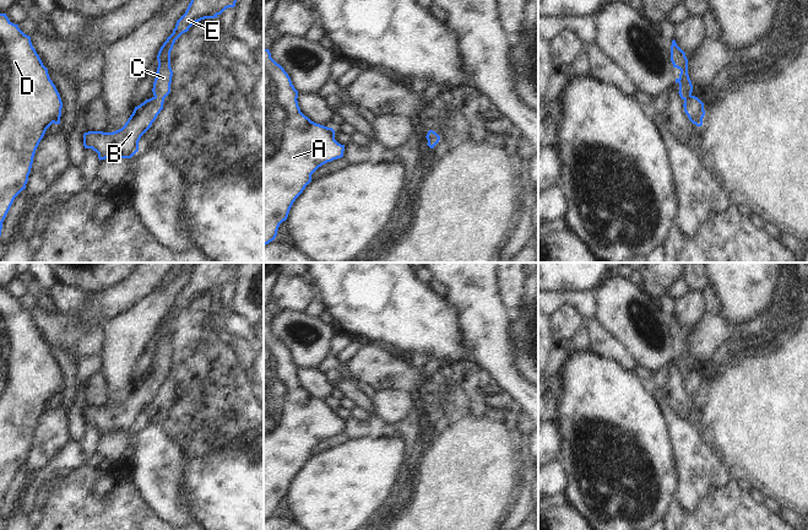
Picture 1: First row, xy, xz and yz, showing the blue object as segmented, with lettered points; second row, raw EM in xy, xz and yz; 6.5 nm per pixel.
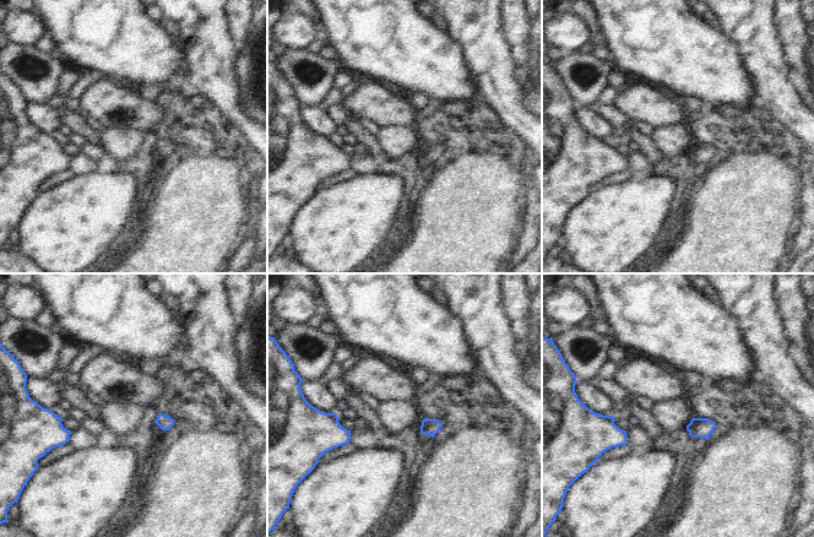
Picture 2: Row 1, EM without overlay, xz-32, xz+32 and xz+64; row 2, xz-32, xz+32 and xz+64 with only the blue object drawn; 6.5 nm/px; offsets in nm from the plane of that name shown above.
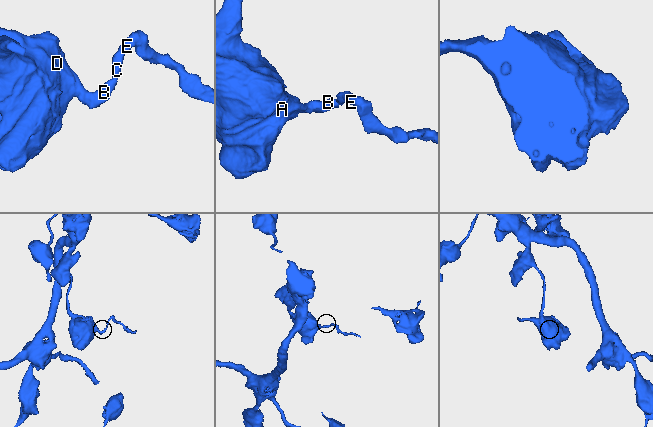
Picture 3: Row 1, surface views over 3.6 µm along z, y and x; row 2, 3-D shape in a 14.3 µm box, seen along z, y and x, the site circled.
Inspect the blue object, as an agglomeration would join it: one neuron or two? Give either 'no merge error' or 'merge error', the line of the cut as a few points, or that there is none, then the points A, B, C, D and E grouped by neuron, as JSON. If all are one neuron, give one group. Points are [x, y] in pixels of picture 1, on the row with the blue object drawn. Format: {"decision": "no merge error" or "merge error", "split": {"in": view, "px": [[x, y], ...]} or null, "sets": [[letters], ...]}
{"decision": "no merge error", "split": null, "sets": [["A", "B", "C", "D", "E"]]}

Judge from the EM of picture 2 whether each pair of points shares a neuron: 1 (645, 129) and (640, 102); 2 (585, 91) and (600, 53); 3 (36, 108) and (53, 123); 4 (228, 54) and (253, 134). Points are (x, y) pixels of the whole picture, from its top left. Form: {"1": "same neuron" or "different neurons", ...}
{"1": "different neurons", "2": "different neurons", "3": "same neuron", "4": "same neuron"}

